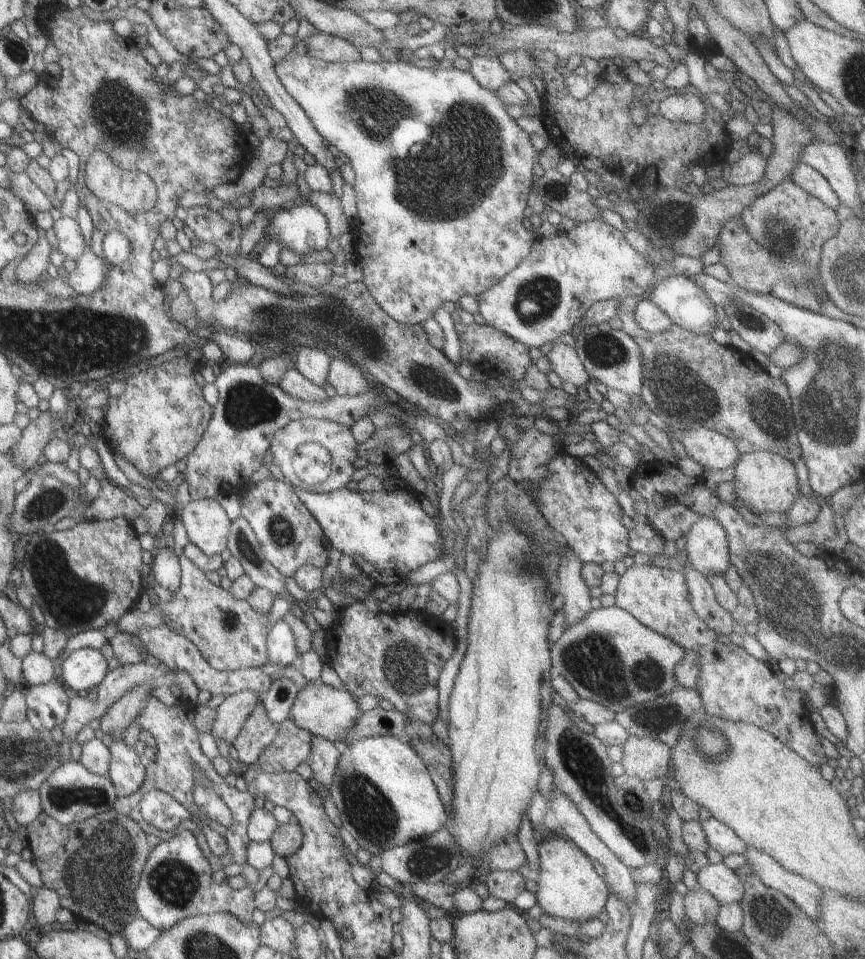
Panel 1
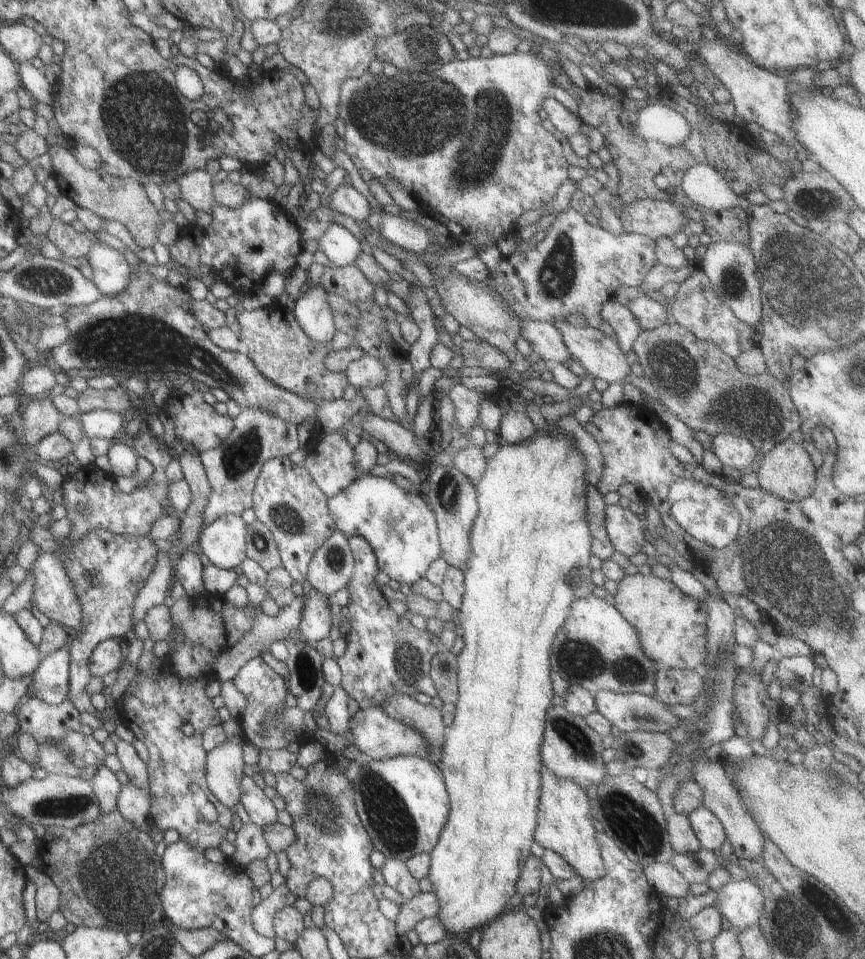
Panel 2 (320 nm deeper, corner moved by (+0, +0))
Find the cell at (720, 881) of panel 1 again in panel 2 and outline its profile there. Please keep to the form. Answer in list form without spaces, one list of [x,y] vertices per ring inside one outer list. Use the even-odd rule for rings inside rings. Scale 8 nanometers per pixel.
[[[731,879],[715,892],[713,905],[734,929],[758,926],[763,897],[755,883]]]

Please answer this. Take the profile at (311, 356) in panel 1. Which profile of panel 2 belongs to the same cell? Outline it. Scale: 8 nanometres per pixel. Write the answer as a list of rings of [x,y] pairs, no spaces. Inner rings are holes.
[[[319,285],[307,286],[303,290],[303,294],[294,300],[292,313],[295,320],[300,324],[304,333],[317,344],[328,344],[335,331],[334,322],[332,321],[332,310],[326,297],[328,293],[323,287]]]

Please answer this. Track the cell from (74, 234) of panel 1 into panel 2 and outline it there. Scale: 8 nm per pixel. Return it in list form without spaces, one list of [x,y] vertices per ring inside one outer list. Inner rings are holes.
[[[92,243],[84,256],[93,271],[90,281],[103,296],[119,294],[129,284],[132,268],[121,252],[104,243]]]

